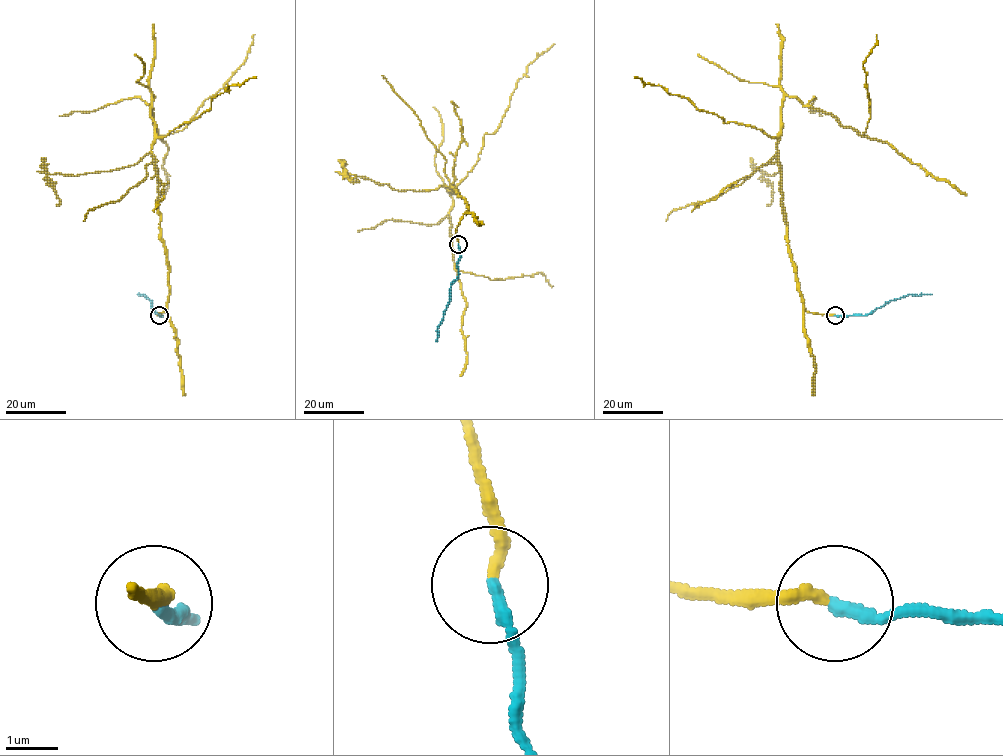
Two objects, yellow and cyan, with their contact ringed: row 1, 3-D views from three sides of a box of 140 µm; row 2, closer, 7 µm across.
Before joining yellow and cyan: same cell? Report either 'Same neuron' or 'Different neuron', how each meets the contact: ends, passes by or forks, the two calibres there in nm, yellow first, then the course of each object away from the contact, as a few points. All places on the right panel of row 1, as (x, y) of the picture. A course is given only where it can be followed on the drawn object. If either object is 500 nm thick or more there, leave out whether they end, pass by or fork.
Same neuron. At the ring yellow ends. At the ring cyan ends. Thickness 240 nm (yellow) against 240 nm. Course of yellow: (834, 315), (803, 308), (789, 250), (782, 99), (861, 135), (876, 34). Course of cyan: (835, 315), (867, 315), (908, 295), (932, 294)

